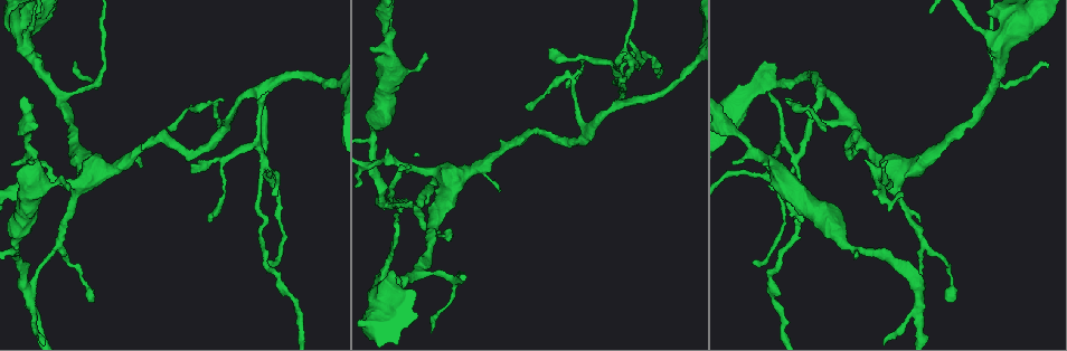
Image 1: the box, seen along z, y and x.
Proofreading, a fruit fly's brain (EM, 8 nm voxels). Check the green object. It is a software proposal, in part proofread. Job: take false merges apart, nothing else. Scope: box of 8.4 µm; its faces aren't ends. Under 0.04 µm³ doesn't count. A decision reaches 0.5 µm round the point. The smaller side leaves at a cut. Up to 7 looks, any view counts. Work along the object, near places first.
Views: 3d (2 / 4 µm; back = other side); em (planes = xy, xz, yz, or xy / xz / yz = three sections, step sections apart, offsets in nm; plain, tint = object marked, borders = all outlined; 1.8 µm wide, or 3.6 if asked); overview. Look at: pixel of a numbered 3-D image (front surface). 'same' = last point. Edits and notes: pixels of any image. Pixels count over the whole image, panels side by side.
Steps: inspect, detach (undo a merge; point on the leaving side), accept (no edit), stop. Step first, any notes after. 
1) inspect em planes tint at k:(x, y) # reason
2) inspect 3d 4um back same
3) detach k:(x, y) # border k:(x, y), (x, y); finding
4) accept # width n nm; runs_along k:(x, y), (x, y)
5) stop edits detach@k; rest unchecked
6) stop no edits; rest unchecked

inspect em yz step 8 tint at 1:(800, 157) # looks like a crossing

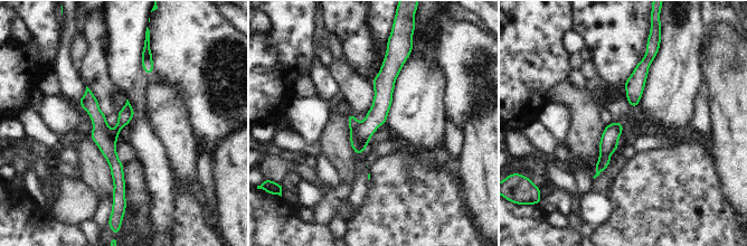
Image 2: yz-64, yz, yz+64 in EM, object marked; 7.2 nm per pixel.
detach 2:(358, 147) # part_leaving 2:(87, 93), (122, 191); two neurons meet here

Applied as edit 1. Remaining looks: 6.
inspect em xz step 8 tint at 1:(91, 174) # four arms meet

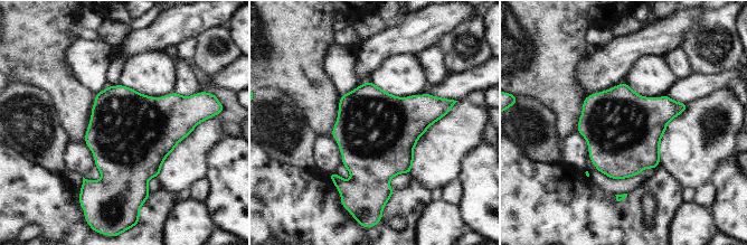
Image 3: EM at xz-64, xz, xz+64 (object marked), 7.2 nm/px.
inspect em planes tint same

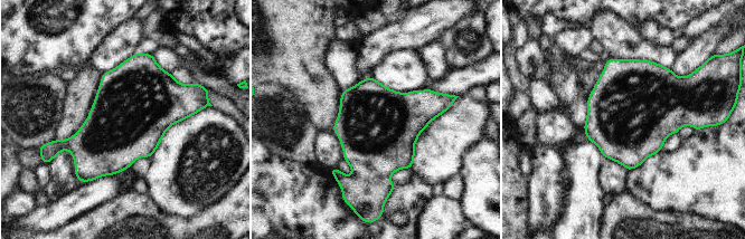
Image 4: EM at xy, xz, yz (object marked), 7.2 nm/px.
accept # width 600 nm; one neuron here

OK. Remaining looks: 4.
inspect em xy step 8 tint at 1:(29, 288)

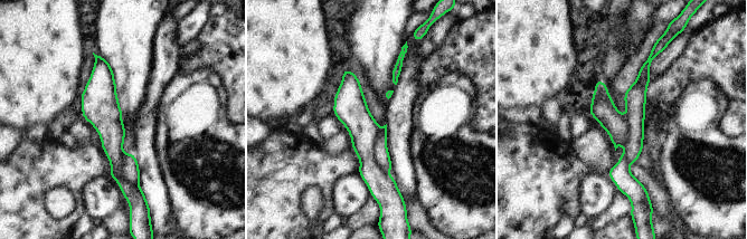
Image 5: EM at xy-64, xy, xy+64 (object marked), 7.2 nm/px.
inspect em planes borders same

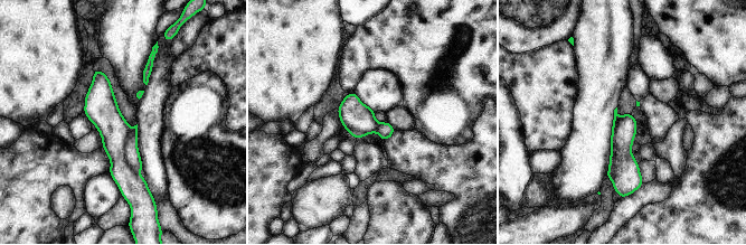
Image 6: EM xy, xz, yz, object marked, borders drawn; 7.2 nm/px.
detach 6:(113, 128) # width 180 nm; a second neuron is stuck on

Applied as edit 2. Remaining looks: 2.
stop edits detach@2, detach@6; rest unchecked

